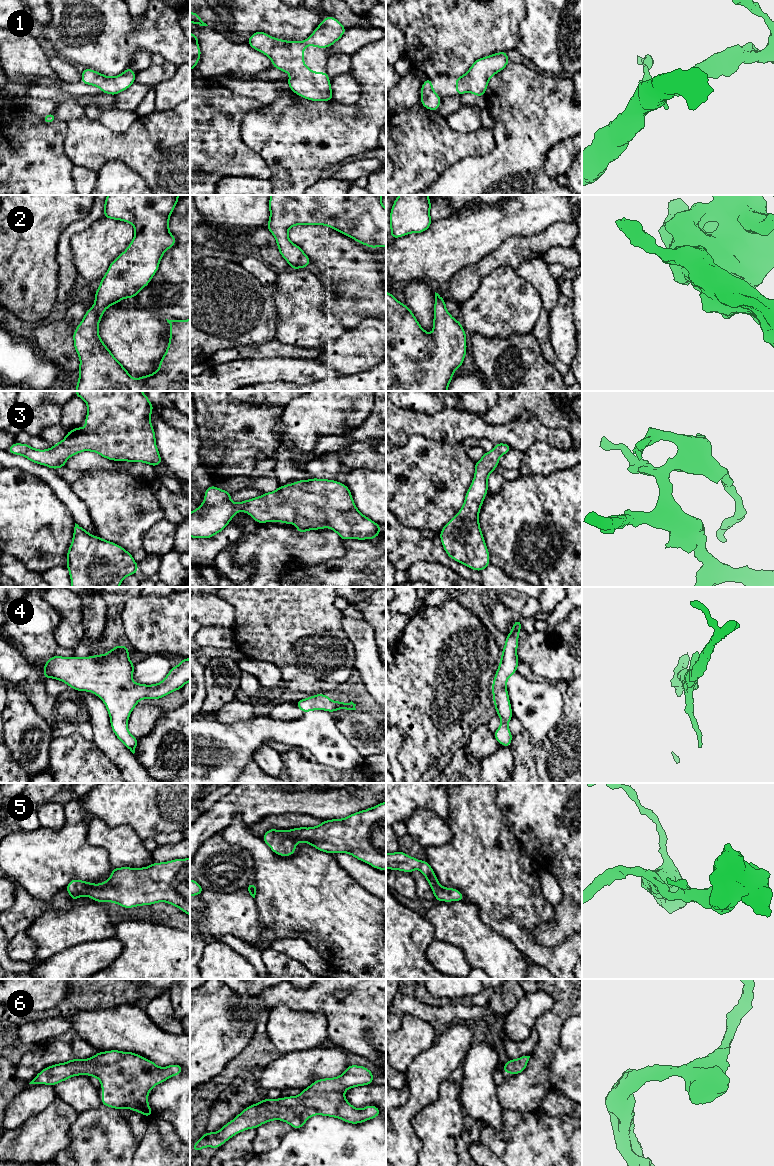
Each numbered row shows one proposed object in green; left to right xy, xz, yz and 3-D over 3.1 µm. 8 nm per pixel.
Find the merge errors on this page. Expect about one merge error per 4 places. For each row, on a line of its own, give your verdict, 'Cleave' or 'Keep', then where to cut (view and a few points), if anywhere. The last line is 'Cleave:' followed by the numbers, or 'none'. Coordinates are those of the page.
1: Keep. No split
2: Keep. No split
3: Keep. No split
4: Keep. No split
5: Keep. No split
6: Keep. No split
Cleave: none

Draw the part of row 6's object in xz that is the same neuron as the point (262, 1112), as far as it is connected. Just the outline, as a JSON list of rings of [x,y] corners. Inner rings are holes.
[[[348,1065],[346,1071],[335,1078],[316,1080],[309,1087],[302,1090],[298,1096],[289,1096],[279,1099],[266,1099],[245,1108],[236,1118],[224,1125],[218,1132],[206,1132],[191,1148],[195,1153],[205,1147],[218,1149],[227,1140],[237,1133],[247,1129],[257,1129],[261,1124],[272,1120],[282,1120],[290,1124],[294,1129],[303,1127],[305,1122],[313,1115],[336,1117],[351,1124],[358,1124],[373,1119],[381,1114],[375,1105],[368,1105],[365,1108],[353,1107],[345,1098],[347,1089],[373,1084],[374,1074],[364,1066]]]

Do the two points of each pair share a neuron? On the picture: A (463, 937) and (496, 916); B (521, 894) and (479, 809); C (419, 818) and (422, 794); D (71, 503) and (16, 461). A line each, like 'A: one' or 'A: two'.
A: two
B: one
C: two
D: one

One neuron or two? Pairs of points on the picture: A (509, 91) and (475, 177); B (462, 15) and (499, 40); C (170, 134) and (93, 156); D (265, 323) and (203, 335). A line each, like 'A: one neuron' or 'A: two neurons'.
A: one neuron
B: one neuron
C: one neuron
D: one neuron

